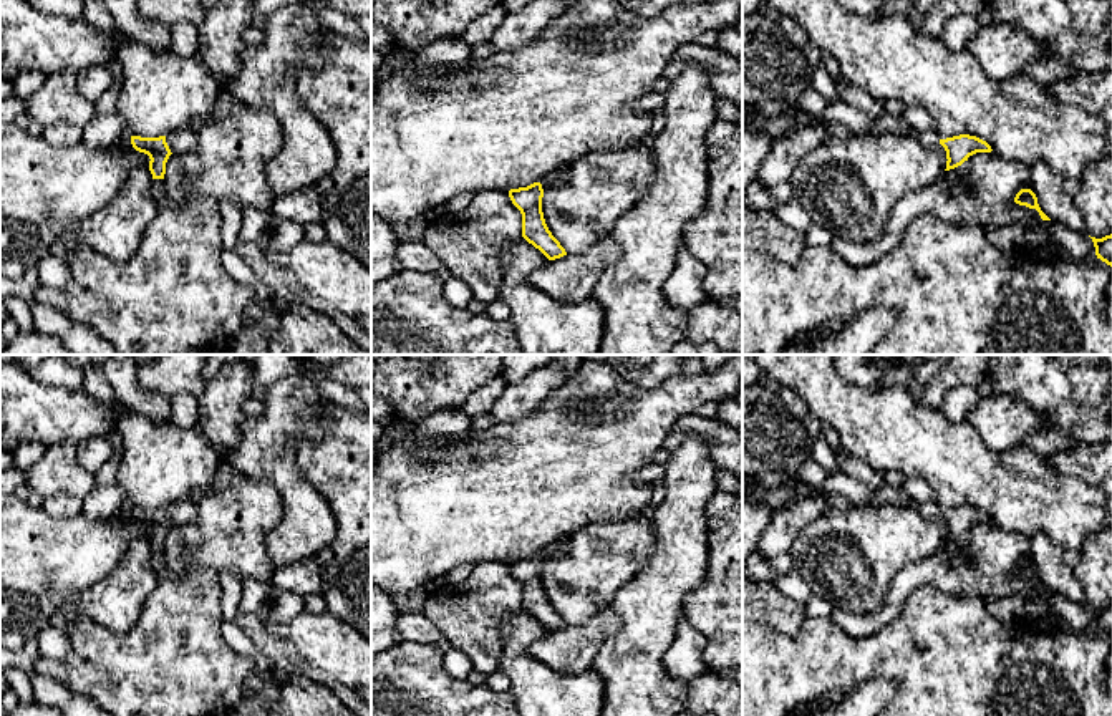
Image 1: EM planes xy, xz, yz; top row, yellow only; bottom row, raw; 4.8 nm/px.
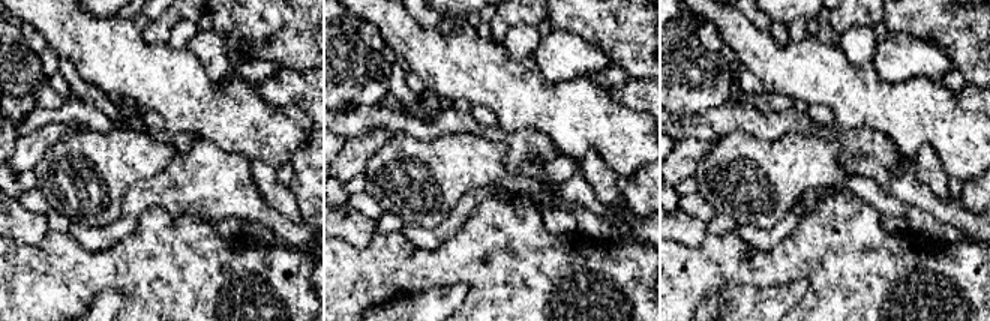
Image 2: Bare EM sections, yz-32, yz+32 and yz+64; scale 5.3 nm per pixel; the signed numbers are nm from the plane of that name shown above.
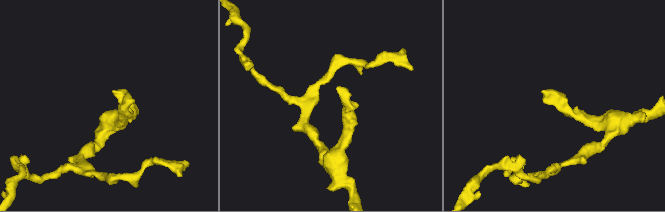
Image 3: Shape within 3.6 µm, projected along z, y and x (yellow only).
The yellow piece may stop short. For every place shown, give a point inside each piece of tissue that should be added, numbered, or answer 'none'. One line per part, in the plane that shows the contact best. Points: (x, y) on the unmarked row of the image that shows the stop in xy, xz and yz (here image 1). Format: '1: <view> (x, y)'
1: xy (179, 512)

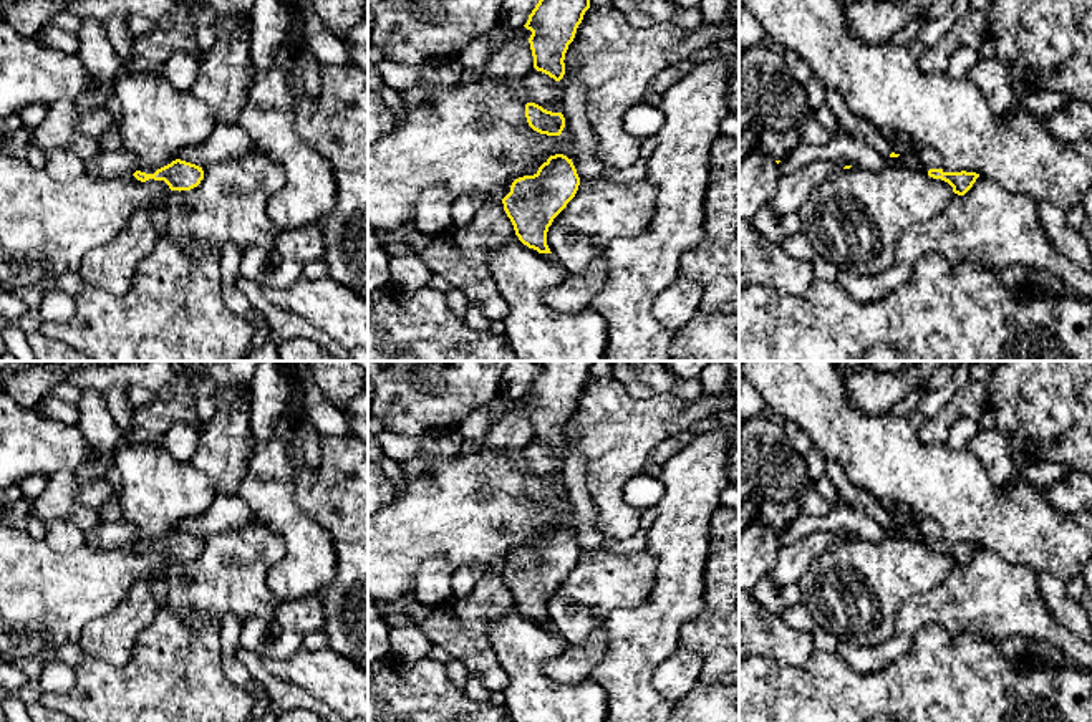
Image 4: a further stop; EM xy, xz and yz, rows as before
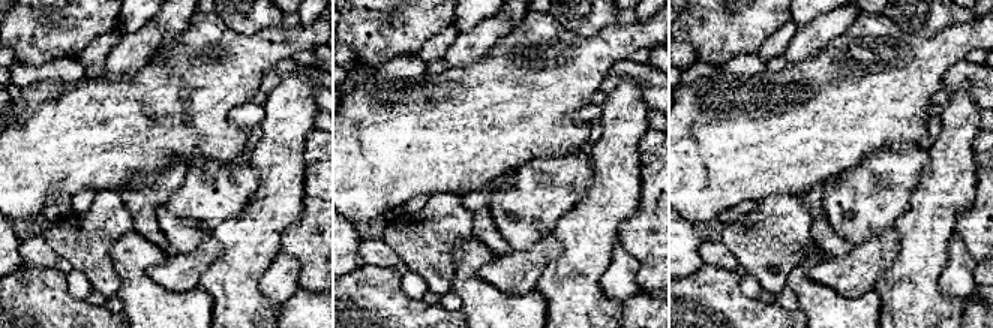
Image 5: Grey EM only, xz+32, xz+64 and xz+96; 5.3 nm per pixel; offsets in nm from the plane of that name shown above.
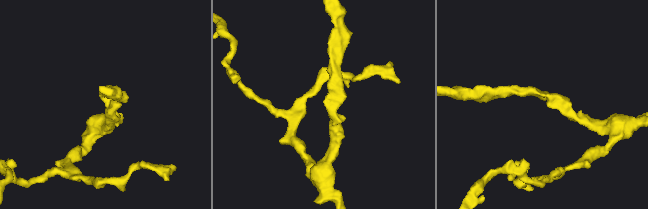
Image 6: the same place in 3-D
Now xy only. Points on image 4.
none

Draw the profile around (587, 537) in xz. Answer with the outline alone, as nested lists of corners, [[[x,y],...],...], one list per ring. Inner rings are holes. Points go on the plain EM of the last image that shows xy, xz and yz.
[[[575,444],[565,449],[565,485],[568,500],[575,508],[578,525],[573,532],[580,551],[592,551],[605,543],[605,535],[597,530],[595,508],[585,480],[585,459]]]

